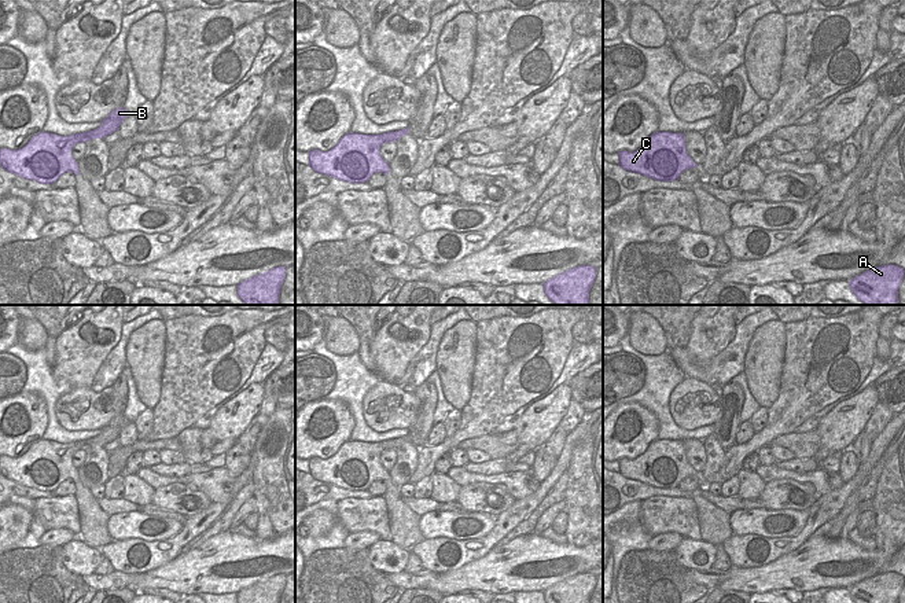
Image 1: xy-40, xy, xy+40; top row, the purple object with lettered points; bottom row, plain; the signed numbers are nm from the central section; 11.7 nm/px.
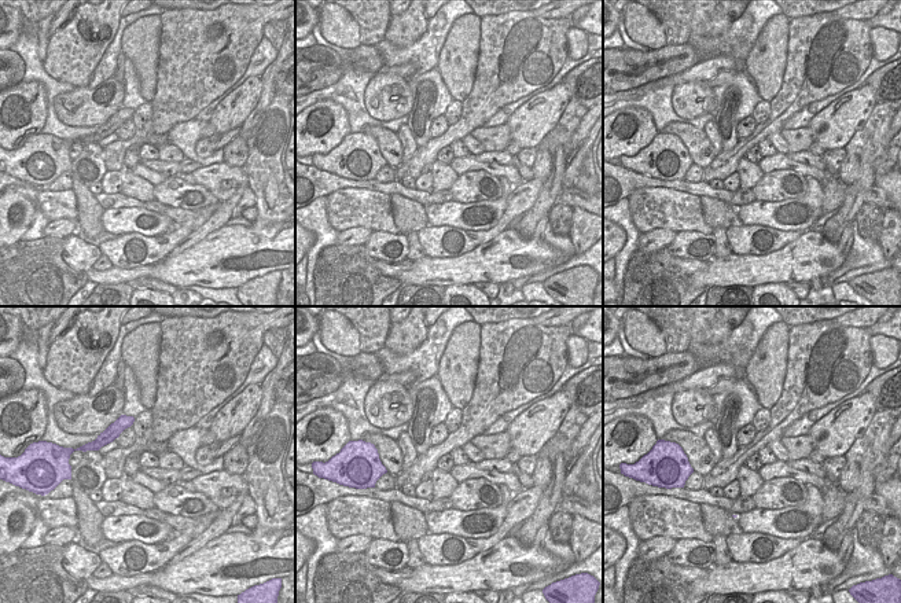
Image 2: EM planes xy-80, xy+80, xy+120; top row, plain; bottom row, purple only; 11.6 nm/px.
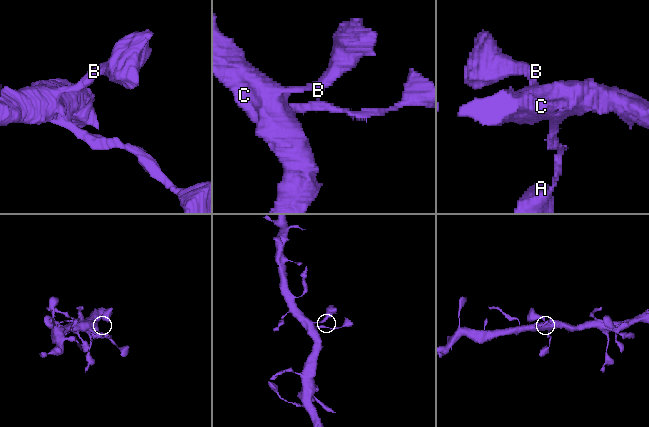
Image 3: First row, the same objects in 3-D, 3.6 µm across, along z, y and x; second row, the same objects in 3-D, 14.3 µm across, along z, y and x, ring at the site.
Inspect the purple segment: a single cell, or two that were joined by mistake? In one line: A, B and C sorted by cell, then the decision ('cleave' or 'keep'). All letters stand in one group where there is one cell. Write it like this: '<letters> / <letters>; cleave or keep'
A B C; keep

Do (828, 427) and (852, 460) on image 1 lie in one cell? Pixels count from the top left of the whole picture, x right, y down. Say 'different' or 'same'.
different

